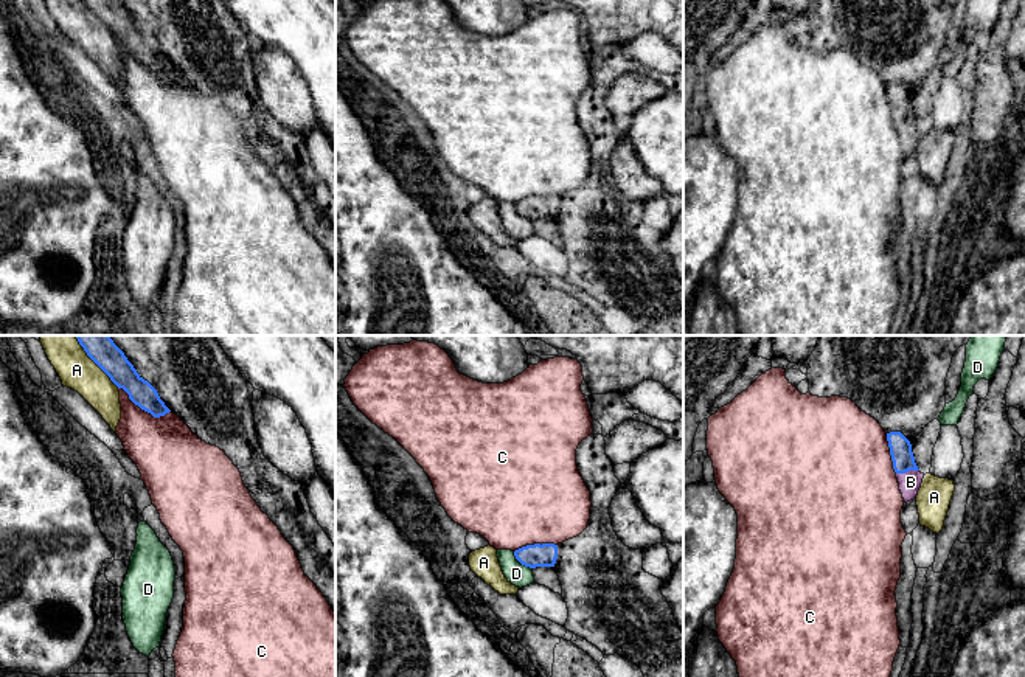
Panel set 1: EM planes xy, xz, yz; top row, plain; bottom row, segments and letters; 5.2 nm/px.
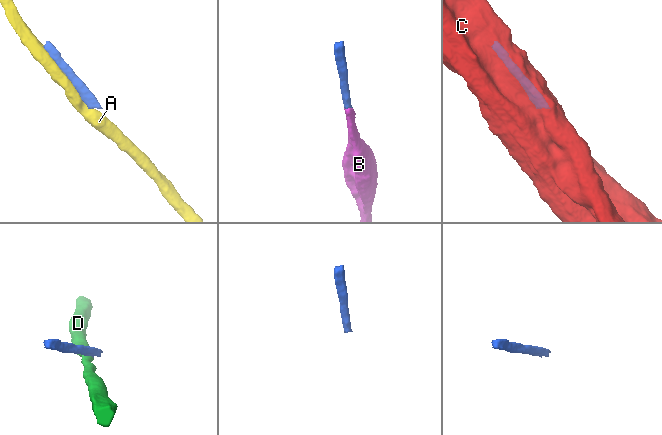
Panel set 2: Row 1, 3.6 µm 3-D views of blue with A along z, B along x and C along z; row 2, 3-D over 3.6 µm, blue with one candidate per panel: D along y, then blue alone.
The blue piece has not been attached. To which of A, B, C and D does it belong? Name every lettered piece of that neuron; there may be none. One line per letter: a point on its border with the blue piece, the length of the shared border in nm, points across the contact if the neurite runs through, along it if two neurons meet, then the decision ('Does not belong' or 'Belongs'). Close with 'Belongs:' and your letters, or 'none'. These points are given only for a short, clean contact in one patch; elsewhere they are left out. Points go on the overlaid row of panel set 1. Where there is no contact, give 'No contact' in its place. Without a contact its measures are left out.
A: Touches blue at xy (93, 361). Shared border 360 nm. Does not belong
B: Touches blue at yz (907, 471). Shared border 120 nm. Path across: yz (903, 458), (907, 471), (910, 482). Belongs
C: Touches blue at xy (143, 409). Shared border 300 nm. Does not belong
D: Touches blue at xz (521, 562). Shared border 140 nm. Boundary: xz (513, 552), (522, 564), (531, 569). Does not belong
Belongs: B

